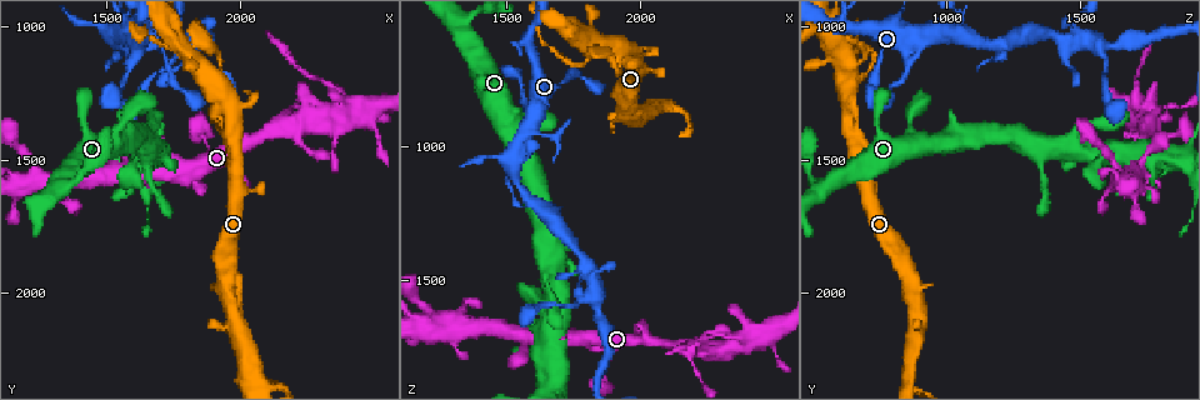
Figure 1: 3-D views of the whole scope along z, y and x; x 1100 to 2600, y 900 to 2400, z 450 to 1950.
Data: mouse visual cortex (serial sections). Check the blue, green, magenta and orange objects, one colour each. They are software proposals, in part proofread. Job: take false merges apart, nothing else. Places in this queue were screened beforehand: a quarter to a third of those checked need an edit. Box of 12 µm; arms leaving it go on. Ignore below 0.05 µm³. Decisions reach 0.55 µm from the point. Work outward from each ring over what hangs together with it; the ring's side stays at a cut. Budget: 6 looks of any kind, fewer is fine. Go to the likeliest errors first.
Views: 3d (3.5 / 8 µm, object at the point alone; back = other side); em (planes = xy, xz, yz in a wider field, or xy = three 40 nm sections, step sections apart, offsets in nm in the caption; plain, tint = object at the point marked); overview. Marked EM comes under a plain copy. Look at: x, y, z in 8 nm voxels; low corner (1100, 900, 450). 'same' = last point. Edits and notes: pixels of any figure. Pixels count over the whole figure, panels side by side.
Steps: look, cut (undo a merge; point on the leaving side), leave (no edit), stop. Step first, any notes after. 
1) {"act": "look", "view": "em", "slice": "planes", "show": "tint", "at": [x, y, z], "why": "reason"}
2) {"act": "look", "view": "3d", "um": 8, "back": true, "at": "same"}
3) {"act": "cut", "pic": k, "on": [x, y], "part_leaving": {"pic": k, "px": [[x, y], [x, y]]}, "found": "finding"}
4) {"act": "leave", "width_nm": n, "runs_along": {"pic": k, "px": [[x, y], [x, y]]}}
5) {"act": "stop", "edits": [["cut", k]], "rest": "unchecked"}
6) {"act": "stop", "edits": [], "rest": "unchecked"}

{"act": "look", "view": "3d", "um": 3.5, "at": [2370, 1320, 1730]}

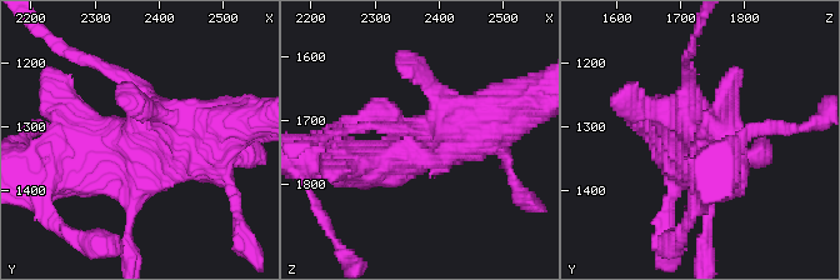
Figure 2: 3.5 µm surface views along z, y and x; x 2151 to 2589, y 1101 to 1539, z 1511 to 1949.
{"act": "look", "view": "em", "slice": "xy", "step": 5, "show": "tint", "at": [2380, 1310, 1725], "why": "shape alone is not enough"}

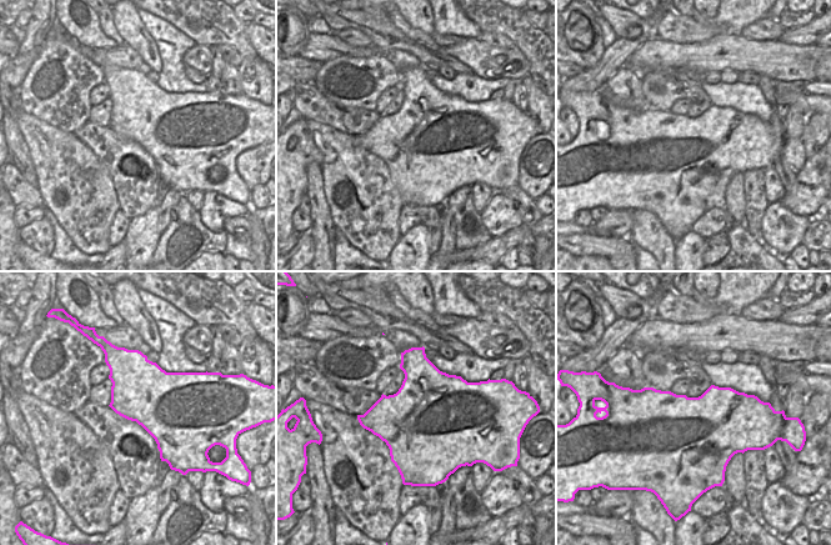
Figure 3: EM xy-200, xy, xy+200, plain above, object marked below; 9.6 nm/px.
{"act": "cut", "pic": 2, "on": [381, 129], "found": "two cells meet here"}

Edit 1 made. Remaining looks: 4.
{"act": "look", "view": "overview"}

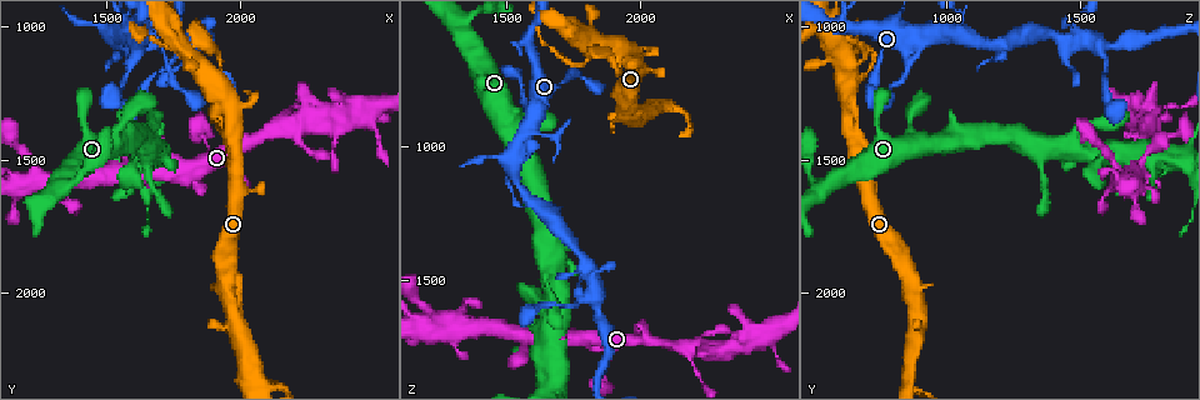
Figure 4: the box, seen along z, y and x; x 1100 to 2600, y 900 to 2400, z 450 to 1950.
{"act": "look", "view": "3d", "um": 3.5, "back": true, "at": [1510, 1040, 1080], "why": "a narrow waist"}

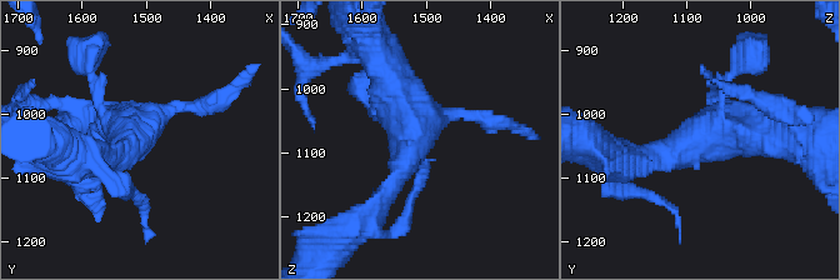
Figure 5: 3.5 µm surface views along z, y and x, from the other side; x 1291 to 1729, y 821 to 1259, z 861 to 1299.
{"act": "look", "view": "em", "slice": "xy", "step": 3, "show": "tint", "at": [1525, 1040, 1085]}

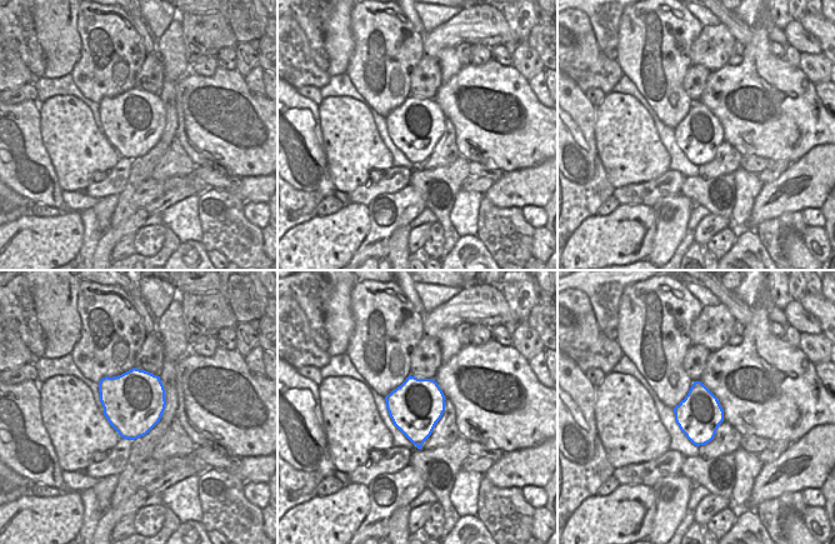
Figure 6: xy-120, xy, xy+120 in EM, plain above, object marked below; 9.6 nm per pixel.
{"act": "leave", "runs_along": {"pic": 5, "px": [[790, 129], [720, 129], [646, 159]]}, "found": "continuous, no second cell"}

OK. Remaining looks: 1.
{"act": "stop", "edits": [["cut", 2]], "rest": "unchecked"}

